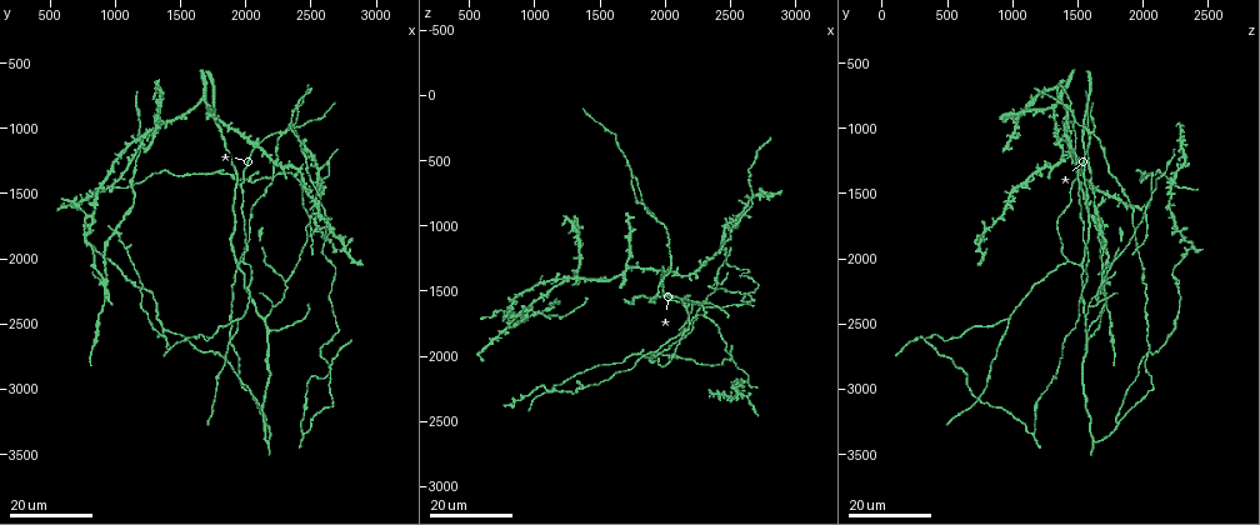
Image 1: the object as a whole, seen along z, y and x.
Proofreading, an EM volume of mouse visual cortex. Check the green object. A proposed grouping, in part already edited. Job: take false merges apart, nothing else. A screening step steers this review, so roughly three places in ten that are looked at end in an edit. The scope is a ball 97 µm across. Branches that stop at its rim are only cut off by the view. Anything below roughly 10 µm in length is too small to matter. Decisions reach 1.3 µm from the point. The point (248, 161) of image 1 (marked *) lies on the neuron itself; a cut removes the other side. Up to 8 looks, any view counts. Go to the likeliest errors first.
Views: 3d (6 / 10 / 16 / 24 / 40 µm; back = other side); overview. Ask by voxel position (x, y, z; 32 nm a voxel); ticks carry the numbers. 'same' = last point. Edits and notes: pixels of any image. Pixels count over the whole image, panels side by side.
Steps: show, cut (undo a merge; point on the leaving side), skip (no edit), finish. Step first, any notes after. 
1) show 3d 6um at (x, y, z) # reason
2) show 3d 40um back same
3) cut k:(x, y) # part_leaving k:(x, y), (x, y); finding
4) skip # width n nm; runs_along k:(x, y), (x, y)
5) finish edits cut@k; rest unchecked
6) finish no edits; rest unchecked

show 3d 16um at (2380, 860, 1420) # four arms meet

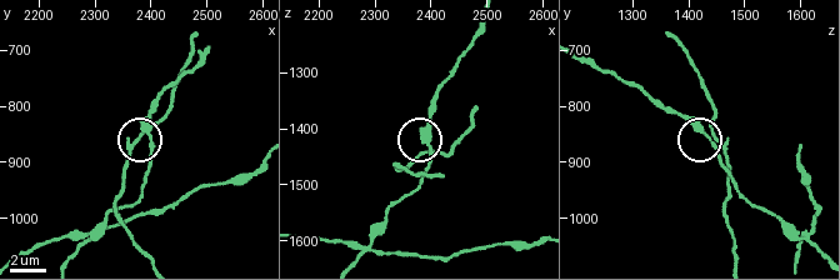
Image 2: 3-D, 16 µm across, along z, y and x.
show 3d 6um at (2385, 850, 1450)

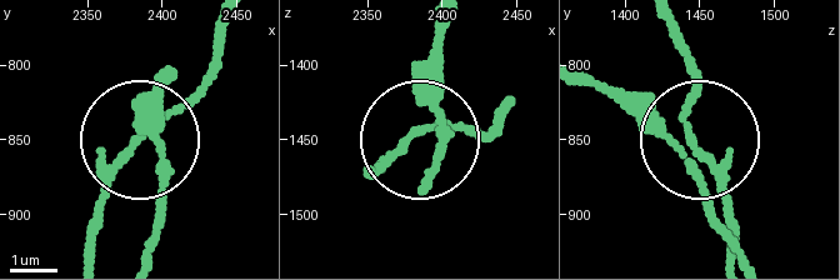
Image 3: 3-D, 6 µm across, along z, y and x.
skip # continuous, no second neuron

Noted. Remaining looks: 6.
show 3d 16um at (2280, 1040, 1600) # looks like a crossing

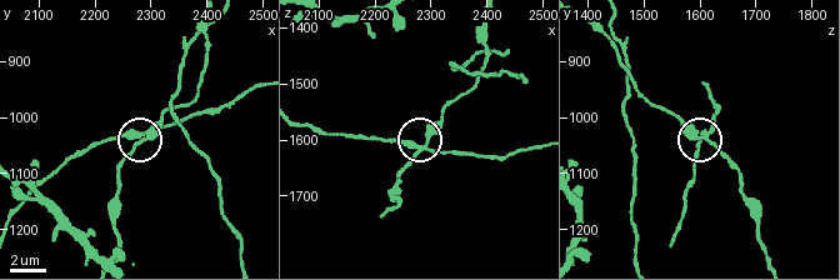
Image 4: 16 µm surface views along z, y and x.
show 3d 10um at (2275, 1045, 1625)

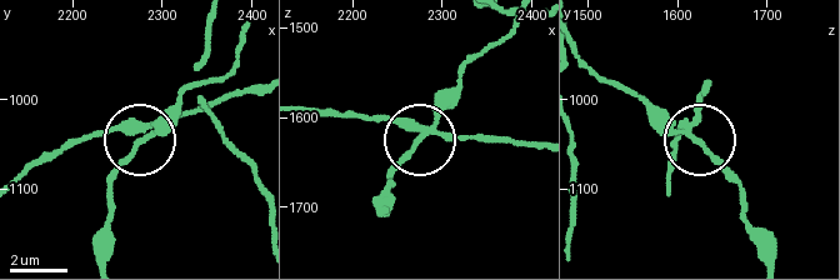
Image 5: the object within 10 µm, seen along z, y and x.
skip # runs_along 5:(24, 173), (118, 130), (141, 136), (179, 104); one neuron here

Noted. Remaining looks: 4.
show 3d 16um at (2160, 3240, 1820) # three arms meet

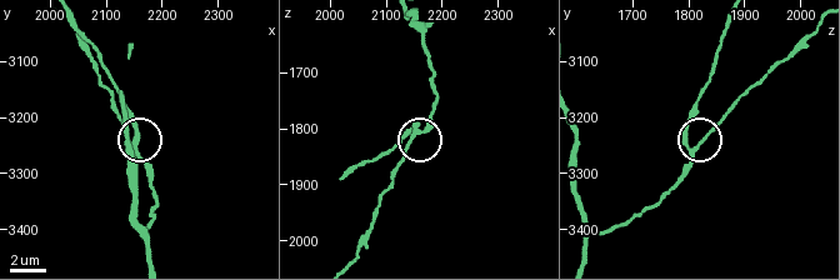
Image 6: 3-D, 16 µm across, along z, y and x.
show 3d 6um at (2155, 3260, 1805)

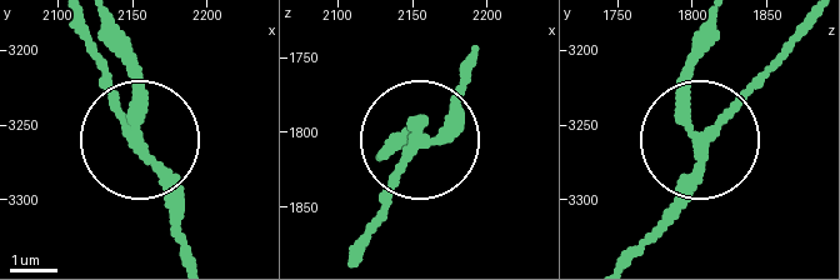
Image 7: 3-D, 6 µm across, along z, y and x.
skip # width 210 nm; runs_along 7:(626, 256), (698, 149), (686, 65), (698, 33); all the same neuron

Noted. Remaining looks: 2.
show 3d 16um at (2280, 2200, 1700) # three-way junction

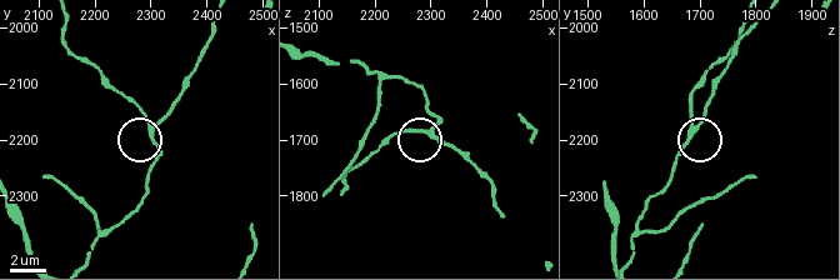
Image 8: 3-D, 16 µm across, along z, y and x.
show 3d 10um at (2300, 2175, 1690)

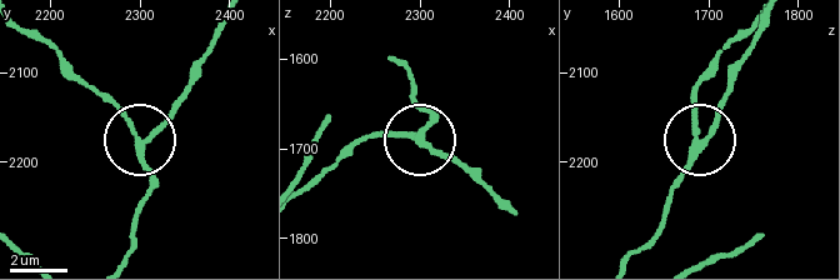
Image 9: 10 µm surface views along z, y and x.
skip # side_arm 18 um; arms 3; all the same neuron

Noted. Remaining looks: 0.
finish no edits; rest unchecked

